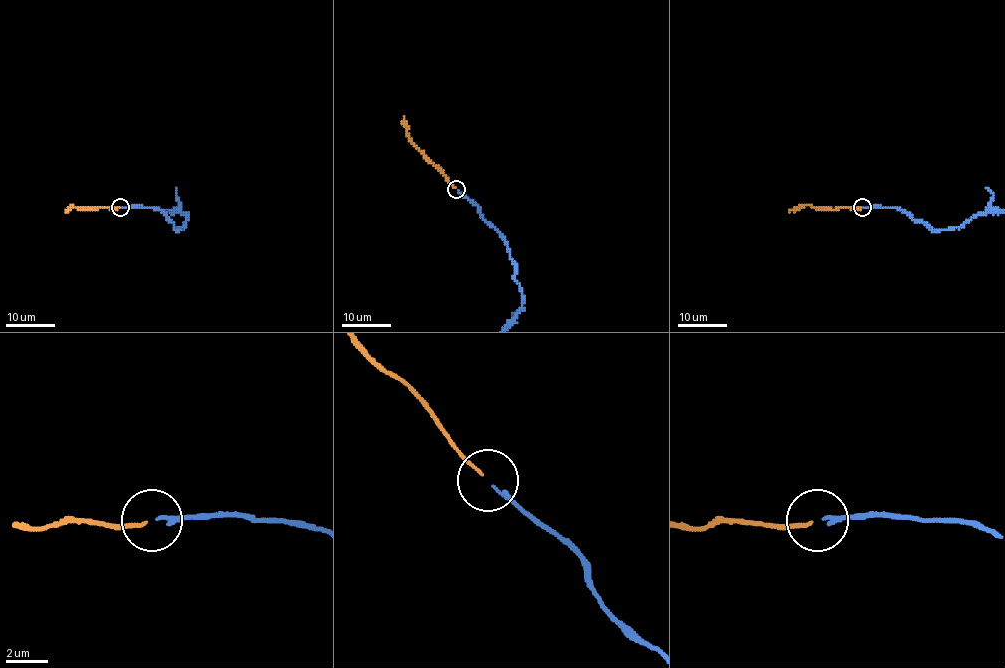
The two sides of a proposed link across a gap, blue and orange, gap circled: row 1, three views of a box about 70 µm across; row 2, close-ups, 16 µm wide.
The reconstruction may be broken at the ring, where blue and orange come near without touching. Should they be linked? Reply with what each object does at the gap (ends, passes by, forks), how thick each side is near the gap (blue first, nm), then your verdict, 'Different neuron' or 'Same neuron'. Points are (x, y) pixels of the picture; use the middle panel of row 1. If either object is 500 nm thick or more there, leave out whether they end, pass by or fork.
At the ring blue ends. At the ring orange ends. Thickness 180 nm (blue) against 140 nm. Same neuron

